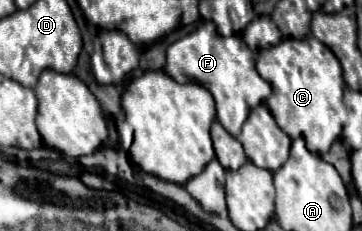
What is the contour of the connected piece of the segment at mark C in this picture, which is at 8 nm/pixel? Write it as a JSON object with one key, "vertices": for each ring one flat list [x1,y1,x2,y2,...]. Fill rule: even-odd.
{"vertices":[[313,34,301,40,295,38,293,42,285,38,277,46,261,50,257,56,257,72,273,88,273,94,267,100,267,108,271,110,271,114,275,114,279,128,289,138,303,136,307,148,313,154,325,154,331,148,331,144,341,138,341,130,343,130,341,120,345,120,345,112,343,112,345,80,339,74,341,64,327,46,315,40],[303,58,307,58,309,64]]}

